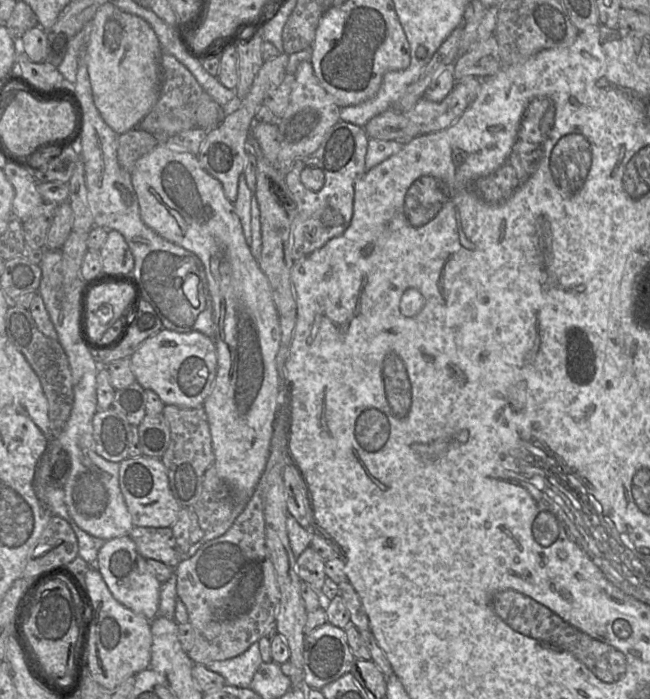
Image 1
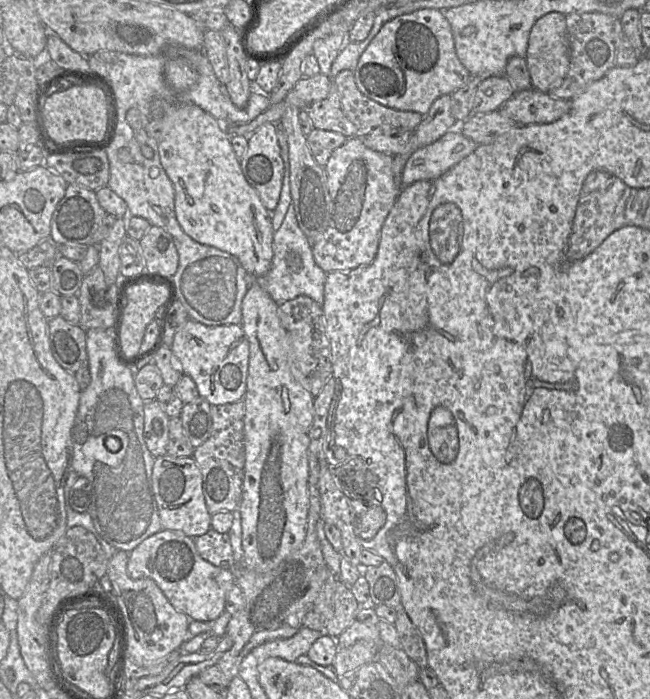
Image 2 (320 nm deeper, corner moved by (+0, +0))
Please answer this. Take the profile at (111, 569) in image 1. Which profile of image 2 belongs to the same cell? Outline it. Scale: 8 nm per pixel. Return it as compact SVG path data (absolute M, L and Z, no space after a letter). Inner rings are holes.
M164 529L145 539L129 553L127 573L132 579L153 580L176 610L186 614L190 619L203 622L214 621L221 616L225 611L227 593L236 585L232 570L214 566L199 555L194 538L186 536L181 531Z

